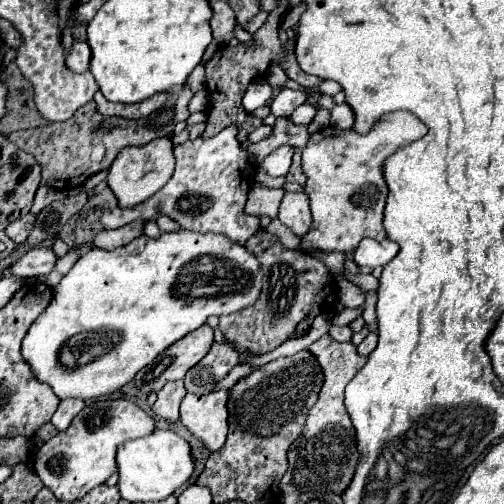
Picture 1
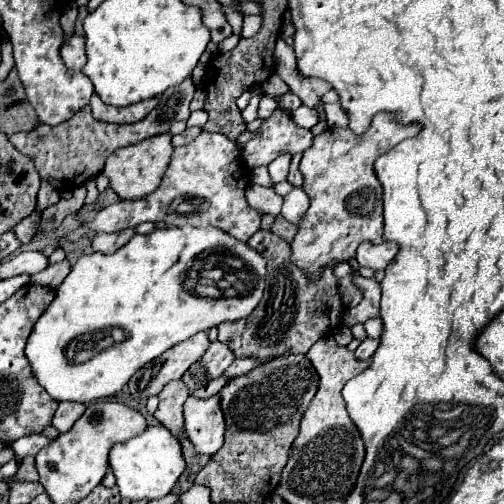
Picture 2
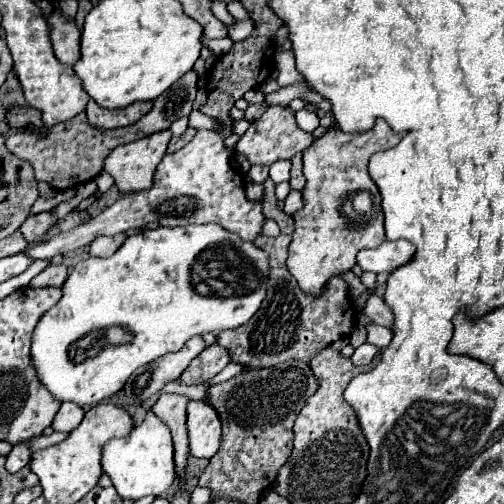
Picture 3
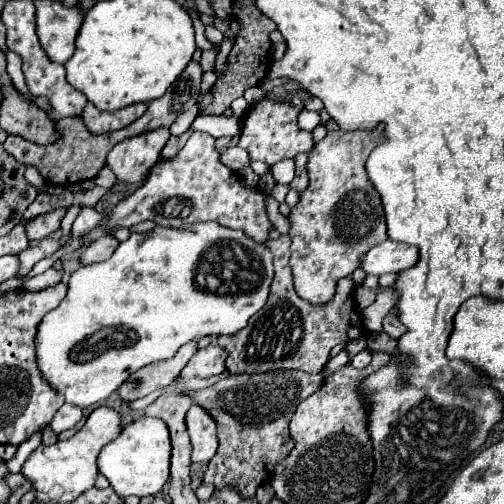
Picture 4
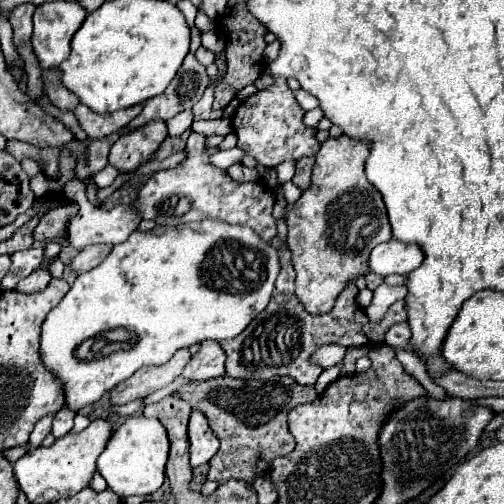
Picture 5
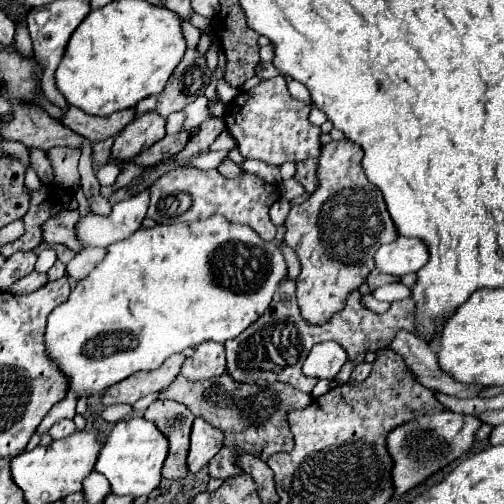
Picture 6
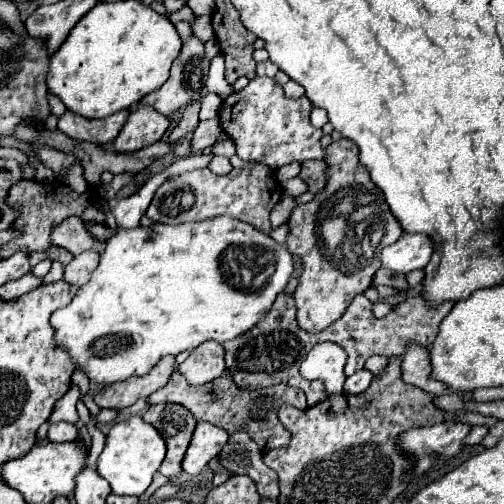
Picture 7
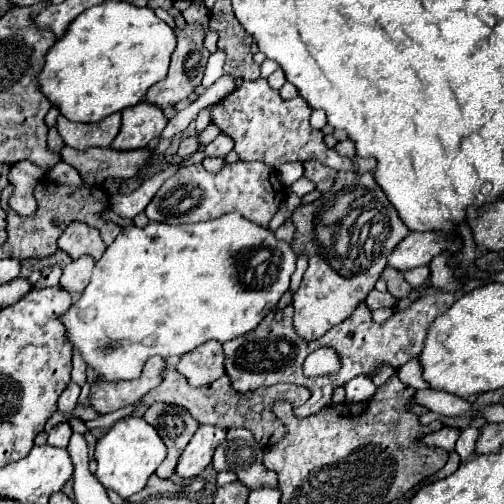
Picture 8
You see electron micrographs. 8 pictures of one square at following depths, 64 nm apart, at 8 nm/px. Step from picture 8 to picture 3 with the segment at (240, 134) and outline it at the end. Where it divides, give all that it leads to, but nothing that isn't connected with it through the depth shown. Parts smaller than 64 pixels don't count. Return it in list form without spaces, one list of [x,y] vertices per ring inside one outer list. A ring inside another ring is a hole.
[[[268,106],[266,110],[268,112],[264,112],[260,120],[254,120],[236,144],[236,150],[246,154],[250,164],[268,164],[270,166],[276,160],[292,158],[294,154],[304,152],[314,142],[312,134],[300,130],[294,124],[294,110],[290,110],[288,106]]]

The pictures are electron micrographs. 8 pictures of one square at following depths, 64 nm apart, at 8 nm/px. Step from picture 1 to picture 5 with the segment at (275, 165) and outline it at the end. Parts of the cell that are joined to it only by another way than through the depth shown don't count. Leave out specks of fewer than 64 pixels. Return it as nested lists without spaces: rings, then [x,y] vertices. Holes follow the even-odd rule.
[[[282,162],[276,166],[276,174],[278,174],[278,182],[284,184],[288,180],[292,180],[294,176],[294,162]]]

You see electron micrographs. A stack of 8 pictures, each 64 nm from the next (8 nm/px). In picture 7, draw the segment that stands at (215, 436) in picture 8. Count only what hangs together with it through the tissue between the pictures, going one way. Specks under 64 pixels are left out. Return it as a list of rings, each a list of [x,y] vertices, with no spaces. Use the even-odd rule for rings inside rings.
[[[198,422],[192,442],[182,460],[182,472],[190,476],[198,476],[202,468],[220,452],[226,440],[228,440],[228,434],[224,432],[224,428],[212,426],[208,422]]]

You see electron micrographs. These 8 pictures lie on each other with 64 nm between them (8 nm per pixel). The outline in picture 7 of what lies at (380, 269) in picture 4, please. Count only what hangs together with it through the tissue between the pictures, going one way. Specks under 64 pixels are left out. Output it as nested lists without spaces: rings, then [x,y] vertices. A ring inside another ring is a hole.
[[[404,234],[382,252],[382,264],[394,272],[412,272],[424,268],[434,252],[434,240],[426,234]]]

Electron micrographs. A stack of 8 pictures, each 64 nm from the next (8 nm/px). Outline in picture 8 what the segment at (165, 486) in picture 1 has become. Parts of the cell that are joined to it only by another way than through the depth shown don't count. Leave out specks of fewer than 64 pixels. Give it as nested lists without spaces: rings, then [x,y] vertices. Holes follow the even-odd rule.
[[[128,416],[118,420],[96,444],[94,460],[98,464],[96,478],[108,490],[114,490],[122,498],[130,498],[146,486],[146,480],[154,474],[154,470],[162,464],[166,456],[166,448],[158,432],[138,416]]]

